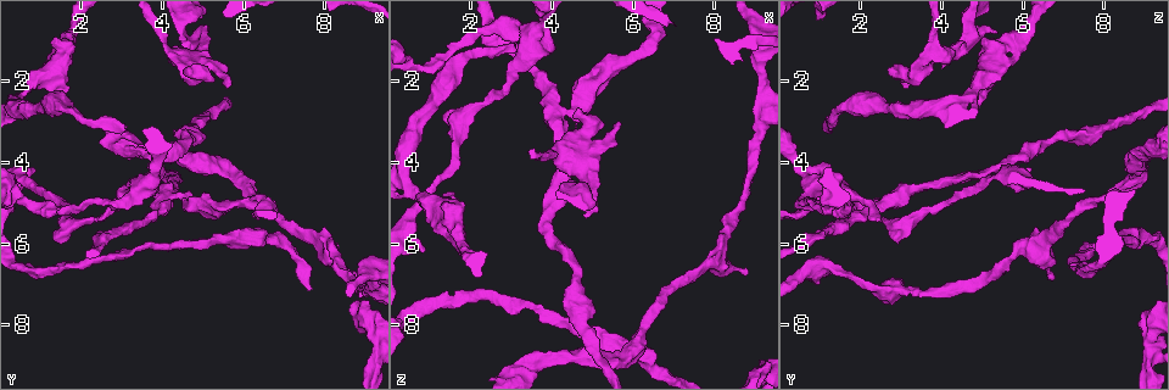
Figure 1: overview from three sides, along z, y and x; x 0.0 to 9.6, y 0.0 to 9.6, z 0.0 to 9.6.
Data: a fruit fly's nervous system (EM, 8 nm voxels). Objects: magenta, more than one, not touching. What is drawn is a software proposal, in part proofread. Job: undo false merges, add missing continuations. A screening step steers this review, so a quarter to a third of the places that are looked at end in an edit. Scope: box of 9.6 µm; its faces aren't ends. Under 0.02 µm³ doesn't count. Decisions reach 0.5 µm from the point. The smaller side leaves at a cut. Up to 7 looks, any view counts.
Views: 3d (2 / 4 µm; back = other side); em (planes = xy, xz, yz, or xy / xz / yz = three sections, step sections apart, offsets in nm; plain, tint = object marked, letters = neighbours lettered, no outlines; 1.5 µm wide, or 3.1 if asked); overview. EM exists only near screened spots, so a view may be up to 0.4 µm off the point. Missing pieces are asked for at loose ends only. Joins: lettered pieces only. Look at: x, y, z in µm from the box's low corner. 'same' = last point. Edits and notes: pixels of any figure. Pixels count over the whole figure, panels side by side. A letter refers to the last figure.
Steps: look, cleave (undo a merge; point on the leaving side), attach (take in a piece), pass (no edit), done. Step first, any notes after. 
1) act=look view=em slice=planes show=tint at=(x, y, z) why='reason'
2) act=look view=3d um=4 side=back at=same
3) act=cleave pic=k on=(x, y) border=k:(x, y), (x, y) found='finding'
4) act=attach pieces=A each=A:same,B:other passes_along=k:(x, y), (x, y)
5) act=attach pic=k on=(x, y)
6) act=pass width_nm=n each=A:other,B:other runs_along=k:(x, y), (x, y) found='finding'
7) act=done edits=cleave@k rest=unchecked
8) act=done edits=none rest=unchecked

act=look view=em slice=planes show=letters at=(8.90, 6.70, 6.70) why='an open end'

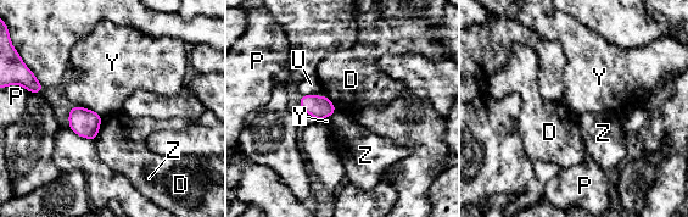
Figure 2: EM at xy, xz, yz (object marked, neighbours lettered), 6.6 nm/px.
act=pass longest_contact=P:190nm each=D:other,P:other,U:other,Y:other,Z:other border=2:(77, 105), (90, 109), (101, 116) found='no lettered piece goes on from it'

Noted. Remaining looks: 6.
act=look view=3d um=4 at=(4.80, 0.80, 5.30) why='an open end'

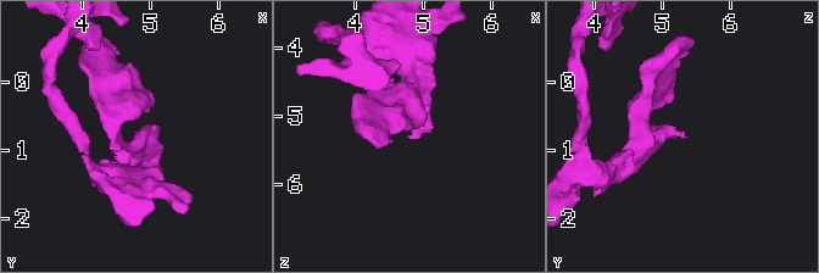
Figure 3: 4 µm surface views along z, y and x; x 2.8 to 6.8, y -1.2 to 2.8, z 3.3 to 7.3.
act=look view=em slice=planes show=plain at=(4.80, 0.70, 5.30) why='now the EM'

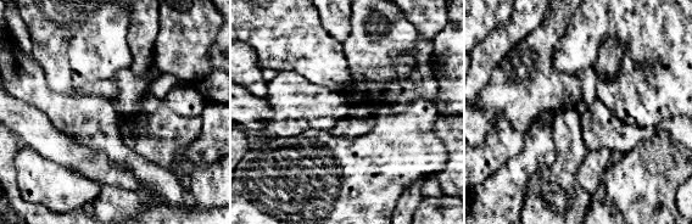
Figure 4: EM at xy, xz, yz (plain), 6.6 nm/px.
act=look view=em slice=planes show=letters at=same

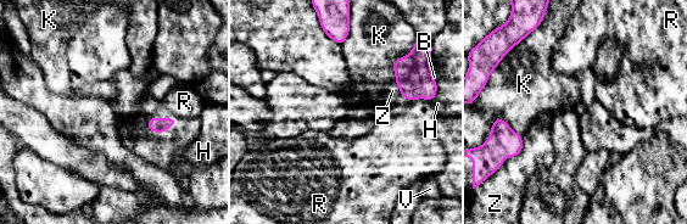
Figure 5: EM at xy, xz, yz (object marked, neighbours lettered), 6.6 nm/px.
act=pass each=B:other,H:other,K:other,R:other,V:other,Z:other border=5:(433, 99), (414, 99), (412, 101) found='none of them fits'

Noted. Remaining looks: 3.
act=look view=3d um=2 at=(1.40, 1.50, 5.85) why='an open end'

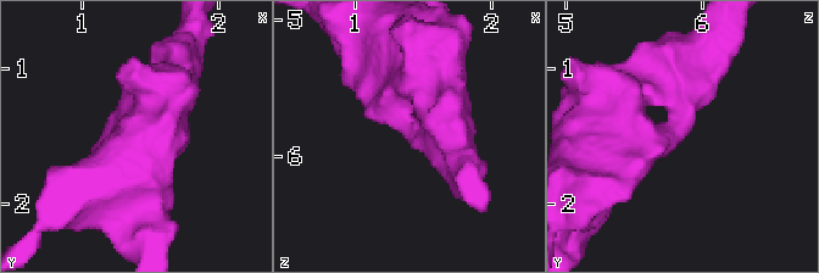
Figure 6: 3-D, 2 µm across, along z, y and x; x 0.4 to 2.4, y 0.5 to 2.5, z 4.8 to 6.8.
act=look view=em slice=planes show=letters at=(1.44, 1.50, 5.90) why='shape alone is not enough'

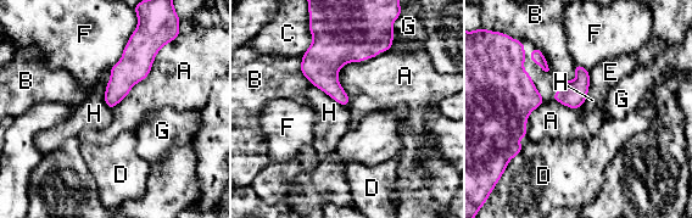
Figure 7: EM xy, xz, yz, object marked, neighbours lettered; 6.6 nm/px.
act=pass longest_contact=A:600nm each=A:other,B:other,C:other,D:other,E:other,F:other,G:other,H:other border=7:(313, 84), (346, 106) found='no lettered piece goes on from it'

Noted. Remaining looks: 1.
act=done edits=none rest=unchecked

